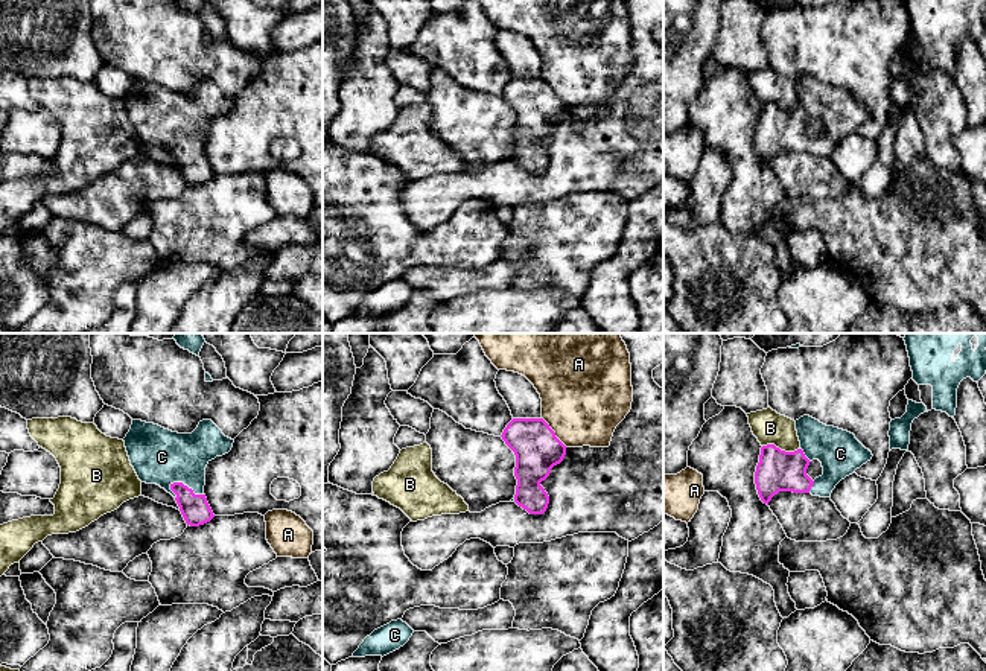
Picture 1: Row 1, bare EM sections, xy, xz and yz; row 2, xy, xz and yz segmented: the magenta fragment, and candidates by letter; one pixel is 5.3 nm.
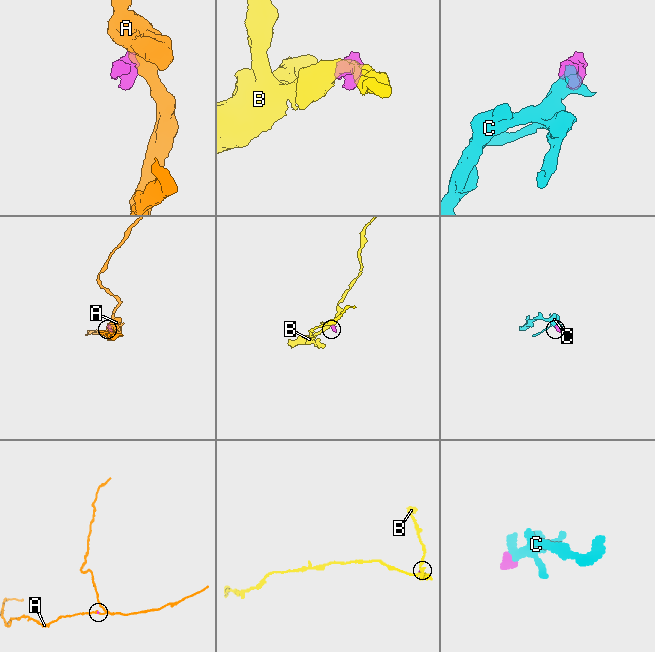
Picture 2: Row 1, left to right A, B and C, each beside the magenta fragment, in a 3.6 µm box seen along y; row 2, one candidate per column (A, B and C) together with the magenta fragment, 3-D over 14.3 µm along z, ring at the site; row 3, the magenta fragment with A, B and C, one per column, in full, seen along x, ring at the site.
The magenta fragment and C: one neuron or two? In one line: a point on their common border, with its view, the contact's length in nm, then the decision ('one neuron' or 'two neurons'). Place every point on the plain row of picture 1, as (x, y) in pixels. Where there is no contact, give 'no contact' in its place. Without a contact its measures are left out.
contact xy (186, 145); length 190 nm; one neuron

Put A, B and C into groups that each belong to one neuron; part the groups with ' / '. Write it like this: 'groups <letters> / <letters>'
groups A / B / C

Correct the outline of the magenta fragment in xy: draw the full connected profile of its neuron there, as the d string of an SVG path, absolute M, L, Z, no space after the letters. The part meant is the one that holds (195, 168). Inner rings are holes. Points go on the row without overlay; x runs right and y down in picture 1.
M132 79L123 100L138 138L146 143L157 143L170 152L187 184L199 186L215 176L204 154L205 126L216 116L228 113L234 99L225 96L212 79L199 81L192 93L178 93L154 82Z

